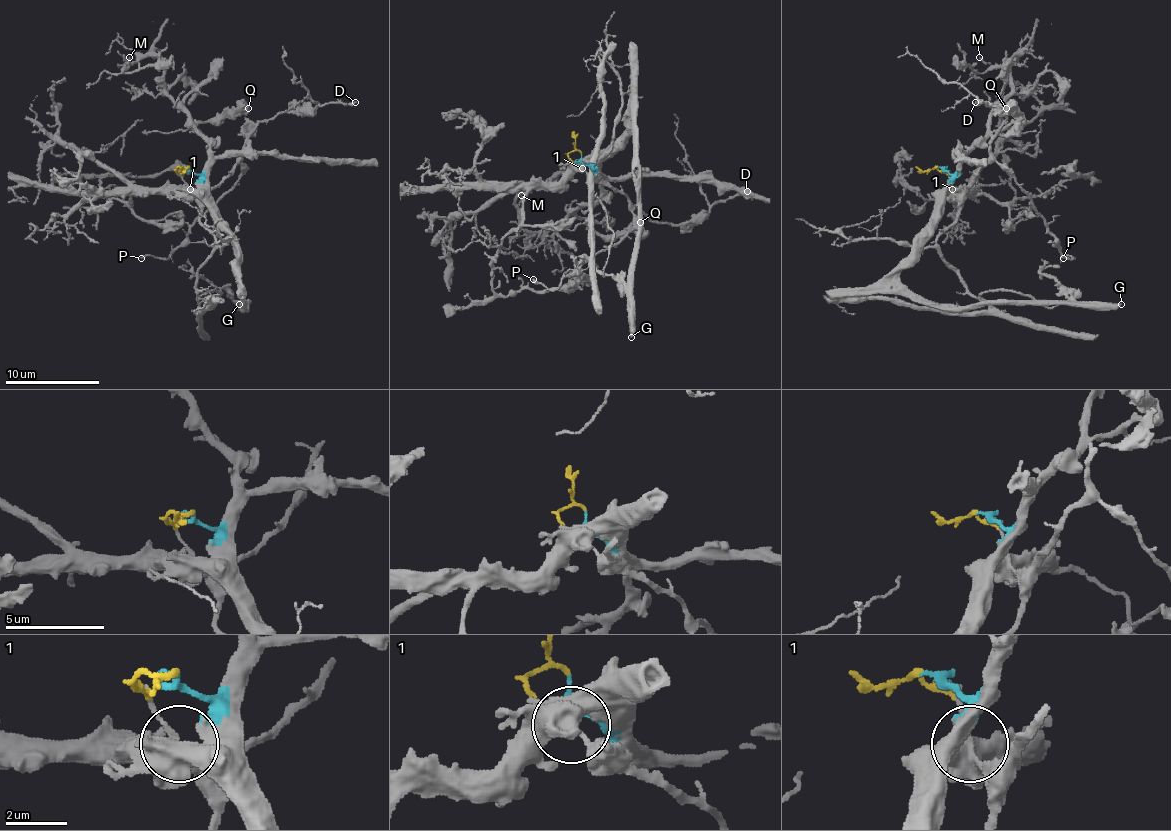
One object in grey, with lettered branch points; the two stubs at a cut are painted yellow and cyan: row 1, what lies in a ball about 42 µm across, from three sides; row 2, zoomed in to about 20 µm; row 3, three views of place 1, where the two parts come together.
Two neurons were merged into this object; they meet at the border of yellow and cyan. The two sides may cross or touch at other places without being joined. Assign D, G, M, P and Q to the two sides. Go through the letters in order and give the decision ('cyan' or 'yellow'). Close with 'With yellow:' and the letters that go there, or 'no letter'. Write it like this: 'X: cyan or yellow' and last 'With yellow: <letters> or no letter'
D: yellow
G: cyan
M: cyan
P: yellow
Q: cyan
With yellow: D, P

